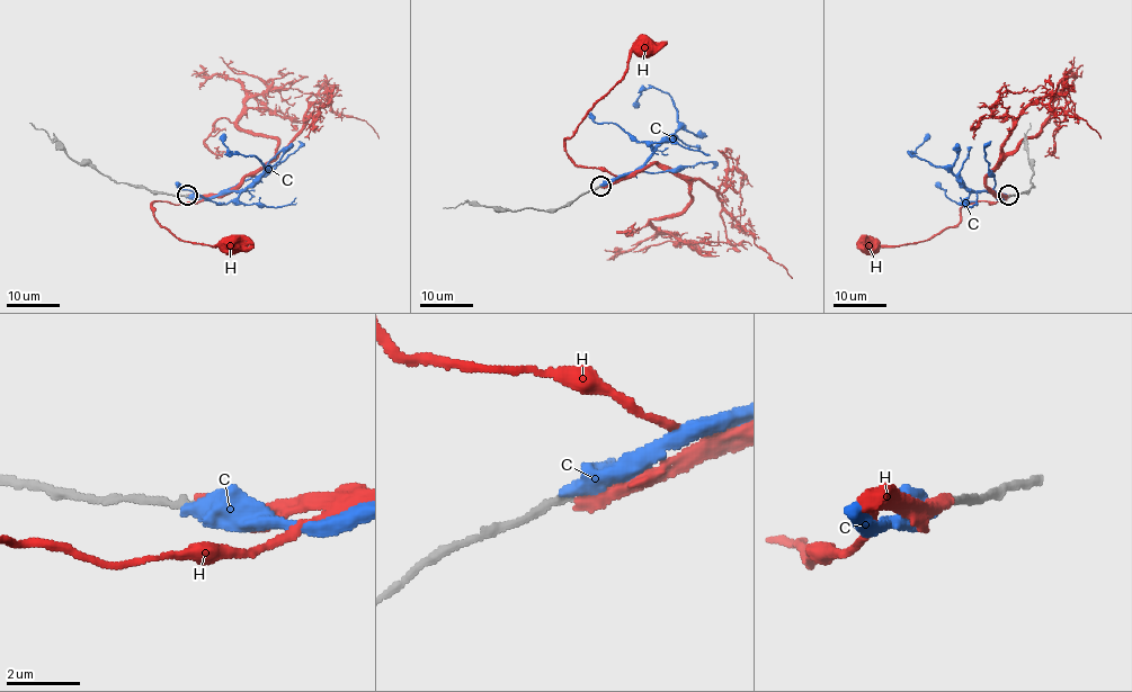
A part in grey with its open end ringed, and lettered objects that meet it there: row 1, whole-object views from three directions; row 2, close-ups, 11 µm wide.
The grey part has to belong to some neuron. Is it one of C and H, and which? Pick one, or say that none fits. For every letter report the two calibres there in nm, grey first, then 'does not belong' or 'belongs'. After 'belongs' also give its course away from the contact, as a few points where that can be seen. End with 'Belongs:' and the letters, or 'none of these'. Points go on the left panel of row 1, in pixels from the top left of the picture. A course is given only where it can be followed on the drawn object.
C: calibres 240 and 440 nm; does not belong
H: calibres 200 and 420 nm; does not belong
Belongs: none of these

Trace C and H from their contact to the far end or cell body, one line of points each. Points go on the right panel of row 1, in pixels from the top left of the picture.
C: (1008, 196), (999, 198), (988, 191), (971, 191), (945, 168), (934, 167), (909, 154), (928, 133)
H: (1008, 196), (990, 204), (977, 201), (962, 207), (957, 224), (927, 240), (868, 248), (870, 245)

